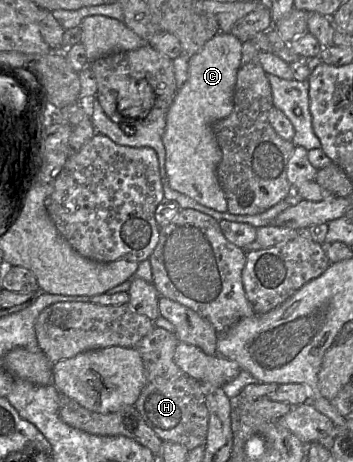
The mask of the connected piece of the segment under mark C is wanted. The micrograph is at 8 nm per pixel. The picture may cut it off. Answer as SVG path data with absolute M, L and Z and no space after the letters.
M218 32L198 53L190 56L187 80L178 89L167 112L163 134L166 149L165 171L169 186L219 212L227 211L227 200L217 176L222 151L212 125L233 111L242 43L232 33Z

